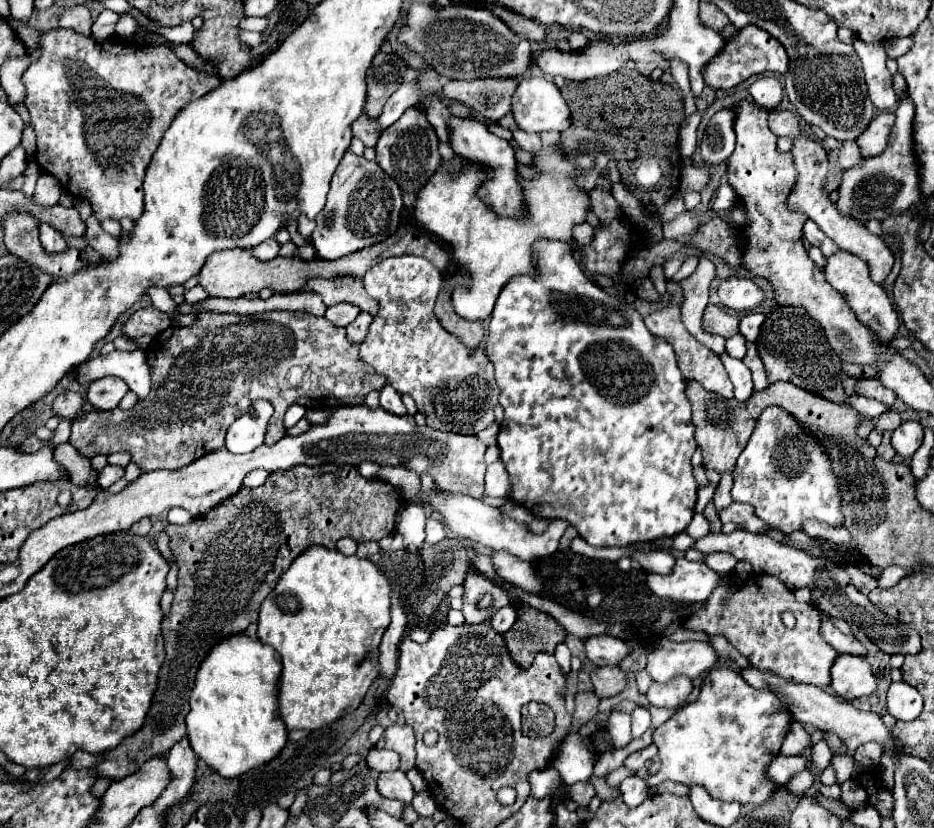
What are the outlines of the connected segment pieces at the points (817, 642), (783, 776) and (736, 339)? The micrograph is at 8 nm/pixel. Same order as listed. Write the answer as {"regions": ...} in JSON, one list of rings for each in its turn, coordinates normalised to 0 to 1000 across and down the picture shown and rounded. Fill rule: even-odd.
{"regions":[[[[774,696],[766,717],[738,744],[733,756],[753,761],[759,768],[776,768],[810,809],[830,812],[847,824],[885,831],[890,826],[890,804],[898,790],[877,766],[877,739],[868,729],[853,727],[849,715],[830,696],[806,696],[806,700],[787,708],[783,717],[781,703],[783,698]],[[776,722],[778,729],[774,729]],[[843,737],[851,744],[849,758],[843,758],[836,749],[836,742]]],[[[830,913],[830,918],[821,925],[821,937],[823,942],[828,942],[830,947],[840,947],[849,935],[858,932],[866,928],[866,923],[862,920],[862,915],[858,913]]],[[[789,403],[789,406],[783,406],[781,411],[778,411],[778,425],[783,428],[783,430],[789,430],[791,435],[798,430],[798,425],[800,425],[800,411],[798,411],[798,406],[796,403]]]]}

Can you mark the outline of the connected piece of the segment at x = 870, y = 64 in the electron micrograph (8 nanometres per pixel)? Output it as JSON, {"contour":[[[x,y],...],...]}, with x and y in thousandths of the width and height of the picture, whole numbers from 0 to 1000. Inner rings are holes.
{"contour":[[[915,48],[913,56],[918,58],[918,65],[924,75],[924,85],[926,85],[926,99],[930,104],[930,118],[933,123],[941,130],[941,133],[956,133],[963,123],[963,118],[956,111],[956,99],[954,99],[954,89],[948,80],[950,65],[945,58],[945,51],[937,51],[937,53],[926,53],[922,48]]]}

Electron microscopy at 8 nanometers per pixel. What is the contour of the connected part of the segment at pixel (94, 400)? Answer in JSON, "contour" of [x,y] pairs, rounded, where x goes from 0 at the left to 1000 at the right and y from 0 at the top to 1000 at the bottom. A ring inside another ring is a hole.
{"contour":[[[112,454],[97,461],[97,466],[93,469],[93,483],[106,495],[121,495],[130,486],[130,481],[136,476],[136,471],[138,469],[134,466],[132,459]]]}

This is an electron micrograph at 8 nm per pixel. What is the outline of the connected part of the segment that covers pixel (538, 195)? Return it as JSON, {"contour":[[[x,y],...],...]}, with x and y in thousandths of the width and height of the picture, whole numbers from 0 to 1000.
{"contour":[[[601,159],[579,162],[579,184],[571,188],[571,203],[575,210],[562,217],[554,208],[554,220],[560,229],[562,256],[560,263],[532,261],[513,237],[513,227],[528,215],[528,205],[504,193],[494,193],[489,186],[479,196],[472,193],[472,203],[457,217],[457,222],[446,232],[446,244],[442,261],[446,271],[468,287],[476,290],[485,300],[487,329],[502,329],[502,343],[489,343],[485,348],[483,362],[487,377],[502,389],[521,386],[528,377],[530,362],[539,345],[554,331],[573,333],[575,312],[571,295],[579,287],[599,290],[613,297],[613,273],[624,271],[633,256],[631,229],[622,227],[616,215],[620,208],[613,198],[607,198],[601,184]]]}

